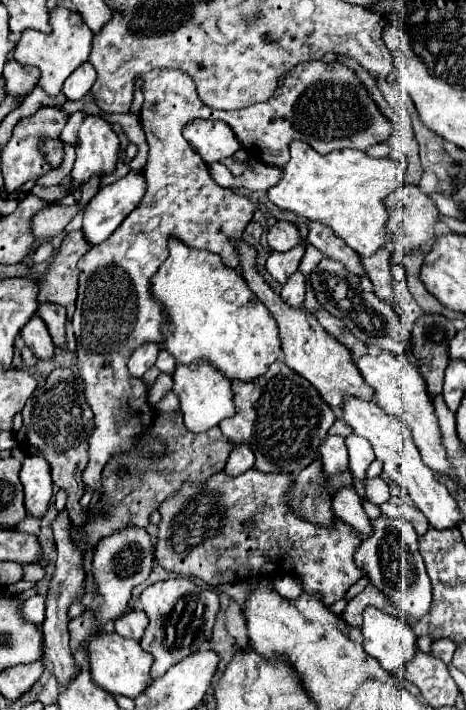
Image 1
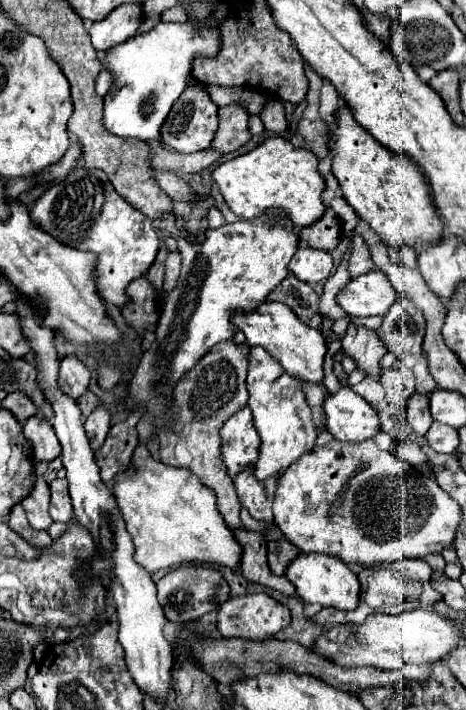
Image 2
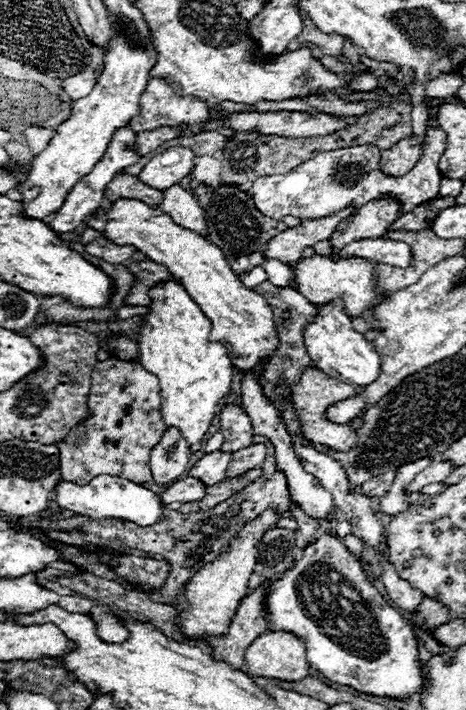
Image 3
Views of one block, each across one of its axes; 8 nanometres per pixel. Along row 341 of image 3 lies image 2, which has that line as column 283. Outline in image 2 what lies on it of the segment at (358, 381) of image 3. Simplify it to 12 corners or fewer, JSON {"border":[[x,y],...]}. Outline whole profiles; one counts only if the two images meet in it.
{"border":[[288,306],[232,312],[250,346],[290,376],[322,382],[322,332]]}

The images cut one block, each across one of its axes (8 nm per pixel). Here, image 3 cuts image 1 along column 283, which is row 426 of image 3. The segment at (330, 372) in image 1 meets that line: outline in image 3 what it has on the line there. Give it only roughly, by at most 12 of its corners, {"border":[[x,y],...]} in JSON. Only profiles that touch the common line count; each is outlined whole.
{"border":[[306,368],[288,400],[304,438],[336,450],[354,448],[354,422],[324,418],[332,402],[358,386]]}

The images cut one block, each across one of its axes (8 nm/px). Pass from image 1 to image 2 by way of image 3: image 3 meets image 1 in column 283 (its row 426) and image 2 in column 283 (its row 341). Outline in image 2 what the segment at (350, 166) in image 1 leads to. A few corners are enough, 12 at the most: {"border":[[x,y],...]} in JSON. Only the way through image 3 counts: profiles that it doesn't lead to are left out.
{"border":[[282,136],[218,164],[238,218],[324,214],[316,156]]}

